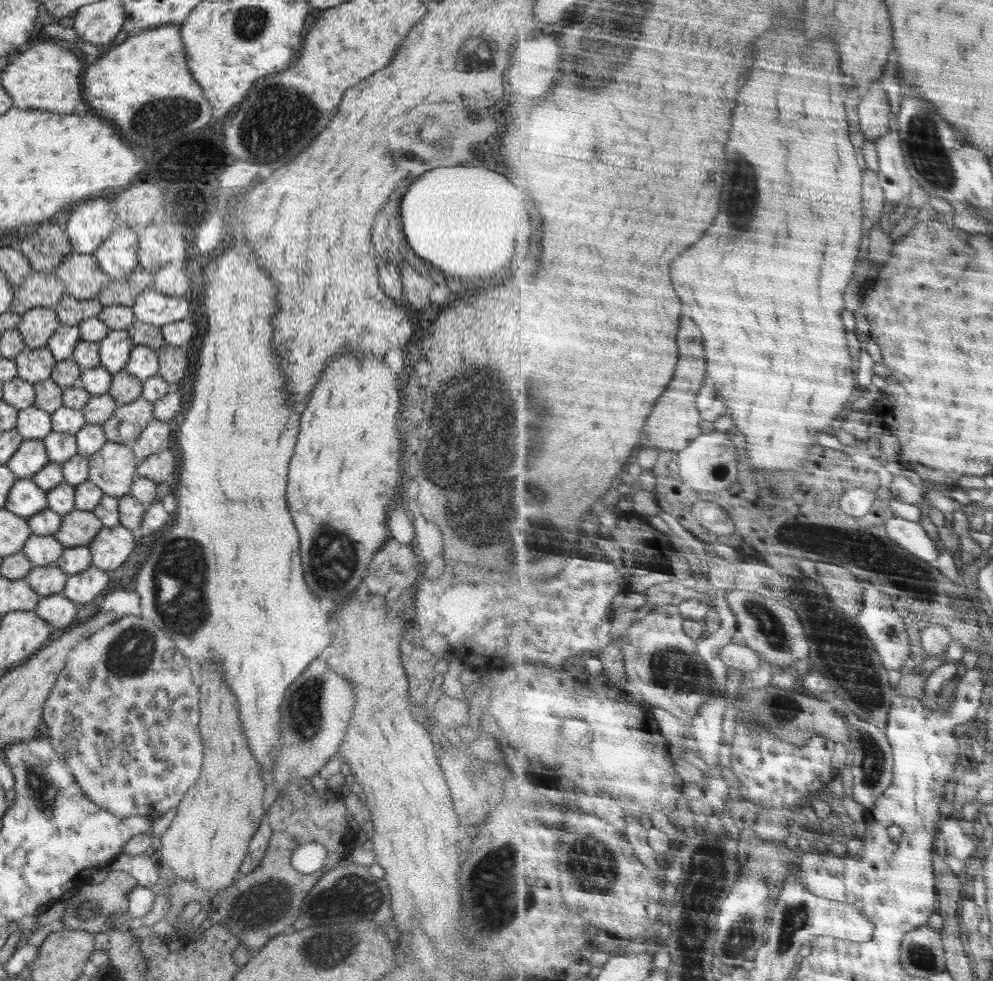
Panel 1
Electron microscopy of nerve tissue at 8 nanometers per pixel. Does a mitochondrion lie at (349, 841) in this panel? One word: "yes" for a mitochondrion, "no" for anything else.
no

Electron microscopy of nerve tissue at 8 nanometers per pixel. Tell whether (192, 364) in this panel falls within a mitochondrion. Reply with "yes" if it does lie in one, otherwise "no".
no

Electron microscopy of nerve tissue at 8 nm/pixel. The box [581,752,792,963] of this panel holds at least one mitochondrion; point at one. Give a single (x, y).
(739, 939)

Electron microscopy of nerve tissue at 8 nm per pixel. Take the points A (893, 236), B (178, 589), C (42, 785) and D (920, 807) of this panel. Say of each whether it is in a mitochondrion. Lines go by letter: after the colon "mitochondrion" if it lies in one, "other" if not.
A: other
B: mitochondrion
C: mitochondrion
D: other

